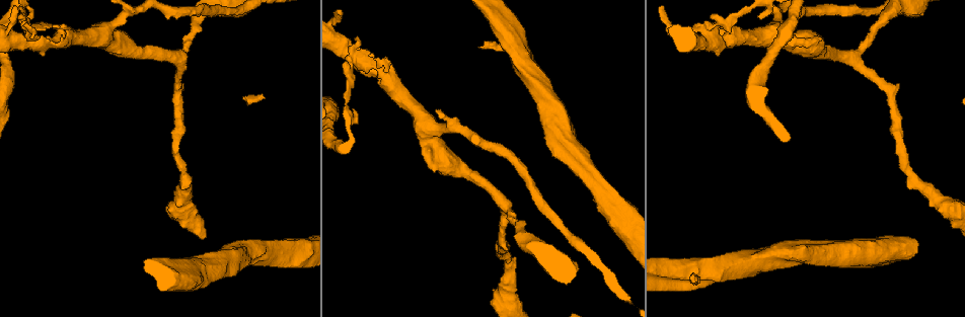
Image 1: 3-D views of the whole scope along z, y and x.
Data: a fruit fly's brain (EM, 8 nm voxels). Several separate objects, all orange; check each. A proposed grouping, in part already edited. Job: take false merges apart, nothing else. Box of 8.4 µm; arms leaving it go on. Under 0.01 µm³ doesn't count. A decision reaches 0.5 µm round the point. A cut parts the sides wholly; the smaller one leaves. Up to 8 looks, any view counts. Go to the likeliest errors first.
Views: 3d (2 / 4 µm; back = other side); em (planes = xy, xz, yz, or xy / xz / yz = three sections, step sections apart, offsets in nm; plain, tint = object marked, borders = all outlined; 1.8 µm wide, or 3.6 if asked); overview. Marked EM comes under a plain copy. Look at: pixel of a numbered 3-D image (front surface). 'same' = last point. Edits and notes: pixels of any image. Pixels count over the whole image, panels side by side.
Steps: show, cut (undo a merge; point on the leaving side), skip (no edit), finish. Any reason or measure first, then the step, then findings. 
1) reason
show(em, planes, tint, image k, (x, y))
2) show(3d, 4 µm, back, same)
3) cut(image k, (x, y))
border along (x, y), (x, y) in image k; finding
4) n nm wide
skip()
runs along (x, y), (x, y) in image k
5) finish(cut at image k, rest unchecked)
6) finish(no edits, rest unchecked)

thick turns thin
show(3d, 4 µm, image 1, (29, 31))

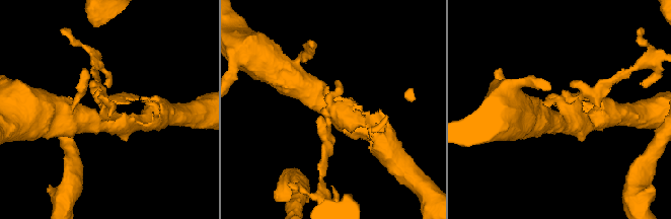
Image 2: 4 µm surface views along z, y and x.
need the tissue
show(em, planes, tint, image 2, (107, 104))

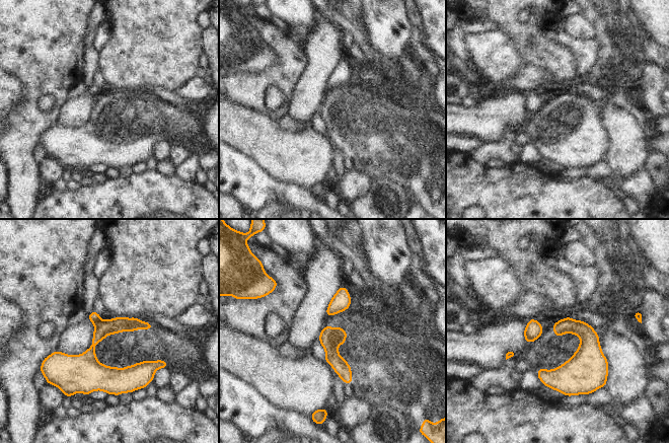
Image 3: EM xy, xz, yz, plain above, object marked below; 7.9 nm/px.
cut(image 3, (93, 316))
a second neuron is stuck on

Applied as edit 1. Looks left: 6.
redraw
show(overview)

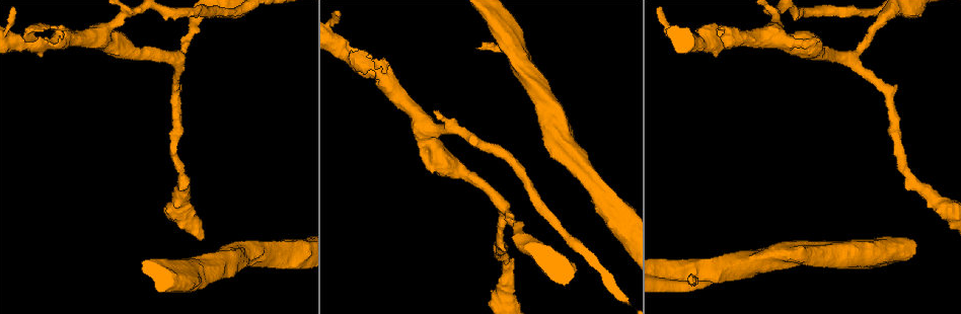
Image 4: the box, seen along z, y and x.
three arms meet
show(3d, 4 µm, image 4, (852, 58))

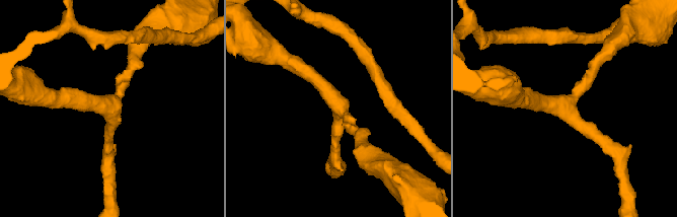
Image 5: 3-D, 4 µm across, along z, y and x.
3 arms; arms of 200, 200, 280 nm; shape alone is not enough
show(em, yz, step 4, tint, image 5, (111, 105))

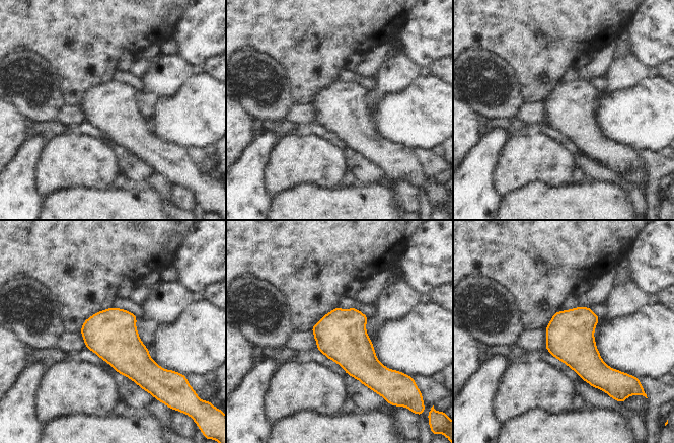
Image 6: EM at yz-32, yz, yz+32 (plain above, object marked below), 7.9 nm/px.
cut it another way
show(em, xz, step 8, borders, same)

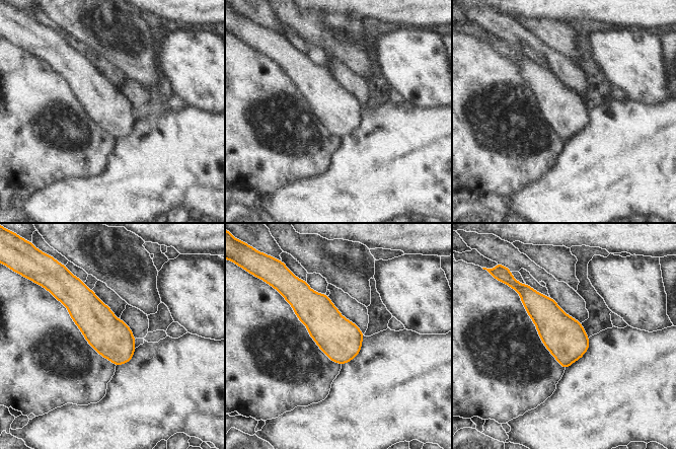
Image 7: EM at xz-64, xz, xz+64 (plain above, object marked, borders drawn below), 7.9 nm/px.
320 nm wide
skip()
all the same neuron

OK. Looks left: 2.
arms part here
show(em, 3.6 µm, planes, tint, image 4, (434, 130))

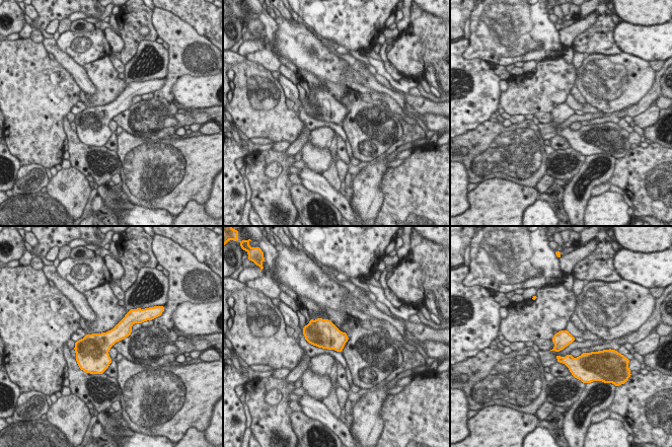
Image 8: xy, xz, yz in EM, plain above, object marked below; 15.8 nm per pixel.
280 nm wide
skip()
continuous, no second neuron

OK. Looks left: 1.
finish(cut at image 3, rest unchecked)

